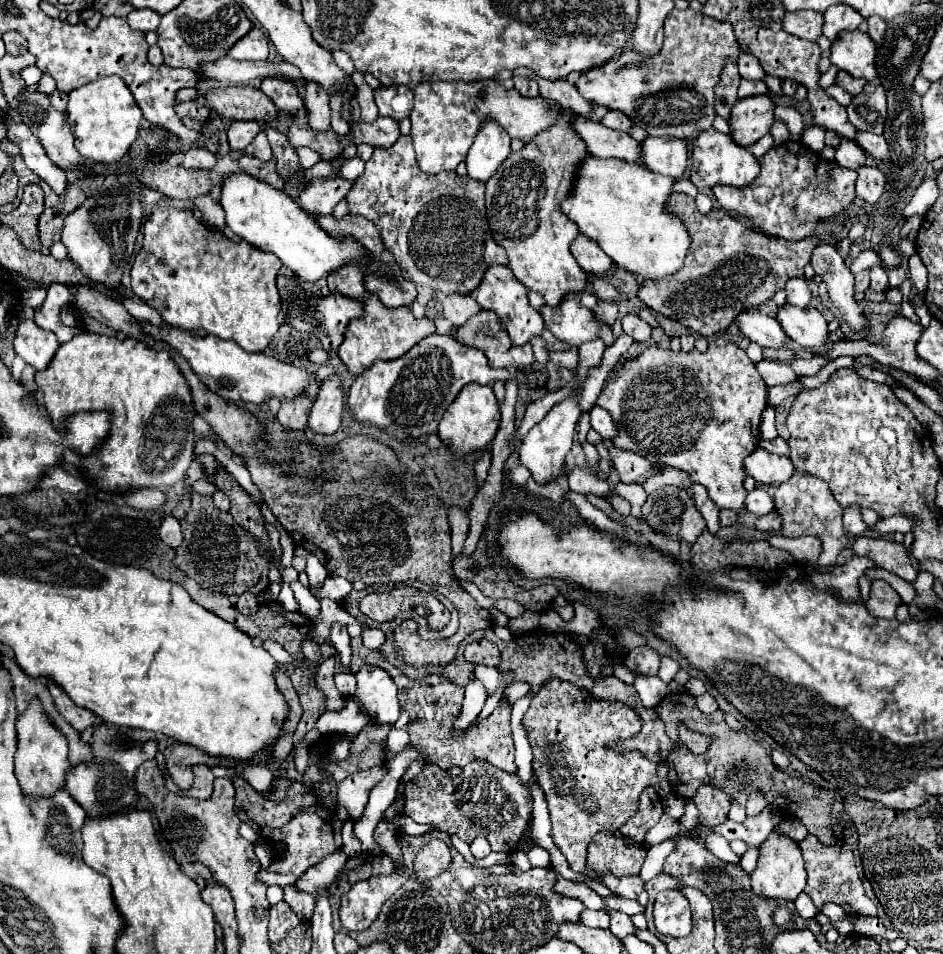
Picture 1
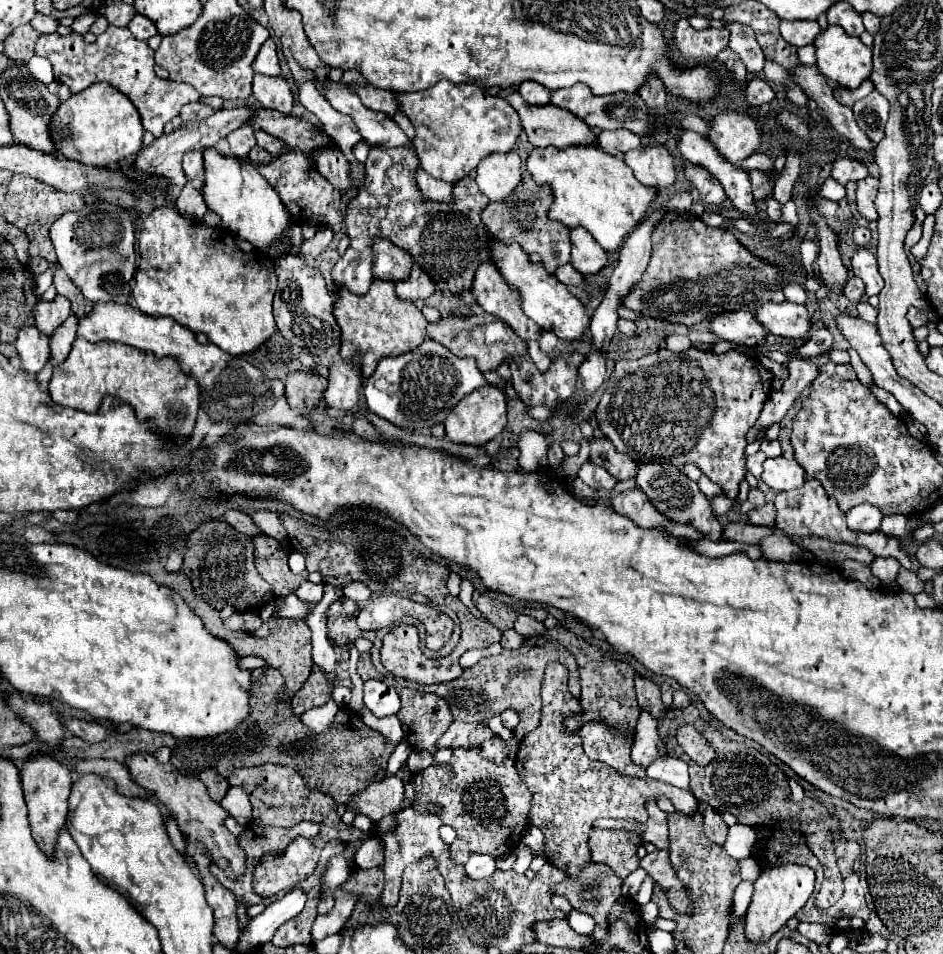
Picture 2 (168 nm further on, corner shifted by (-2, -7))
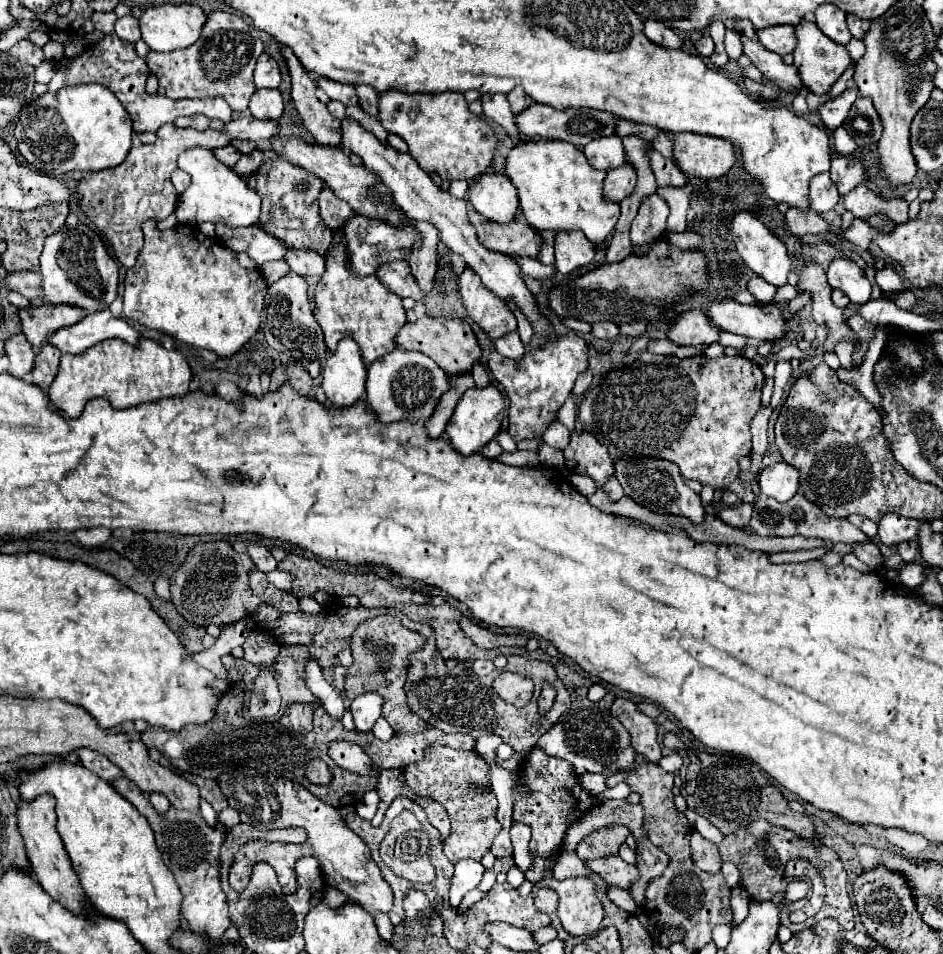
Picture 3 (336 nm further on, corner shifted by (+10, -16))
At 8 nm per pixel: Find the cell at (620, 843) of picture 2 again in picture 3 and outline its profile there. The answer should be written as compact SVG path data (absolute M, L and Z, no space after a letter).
M606 826L600 828L596 832L592 832L590 836L586 836L578 846L576 846L576 854L582 862L590 862L596 858L608 858L608 856L616 856L620 846L626 842L626 838L630 836L630 830L626 826Z

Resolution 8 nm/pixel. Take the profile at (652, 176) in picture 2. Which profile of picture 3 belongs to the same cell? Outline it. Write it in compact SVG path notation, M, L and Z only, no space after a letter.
M626 162L620 168L614 168L608 172L604 180L604 196L606 200L622 202L626 196L630 196L630 192L634 190L634 184L636 184L636 172Z

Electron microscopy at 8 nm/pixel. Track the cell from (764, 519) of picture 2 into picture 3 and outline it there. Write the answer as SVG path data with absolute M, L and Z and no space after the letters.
M740 504L740 506L736 506L736 508L726 508L726 510L722 510L718 516L720 516L726 524L730 524L730 526L734 526L734 528L746 528L746 526L750 524L752 512L754 512L754 506L752 506L752 504Z

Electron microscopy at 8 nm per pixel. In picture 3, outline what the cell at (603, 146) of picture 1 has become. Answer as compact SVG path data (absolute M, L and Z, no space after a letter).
M482 96L482 108L484 108L484 116L500 124L516 144L524 142L524 136L520 134L518 124L514 124L514 114L510 110L506 96Z

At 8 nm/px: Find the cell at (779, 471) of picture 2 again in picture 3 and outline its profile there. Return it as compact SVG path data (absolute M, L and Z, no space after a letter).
M786 462L766 466L758 474L760 492L776 498L778 502L788 502L798 492L798 470Z

